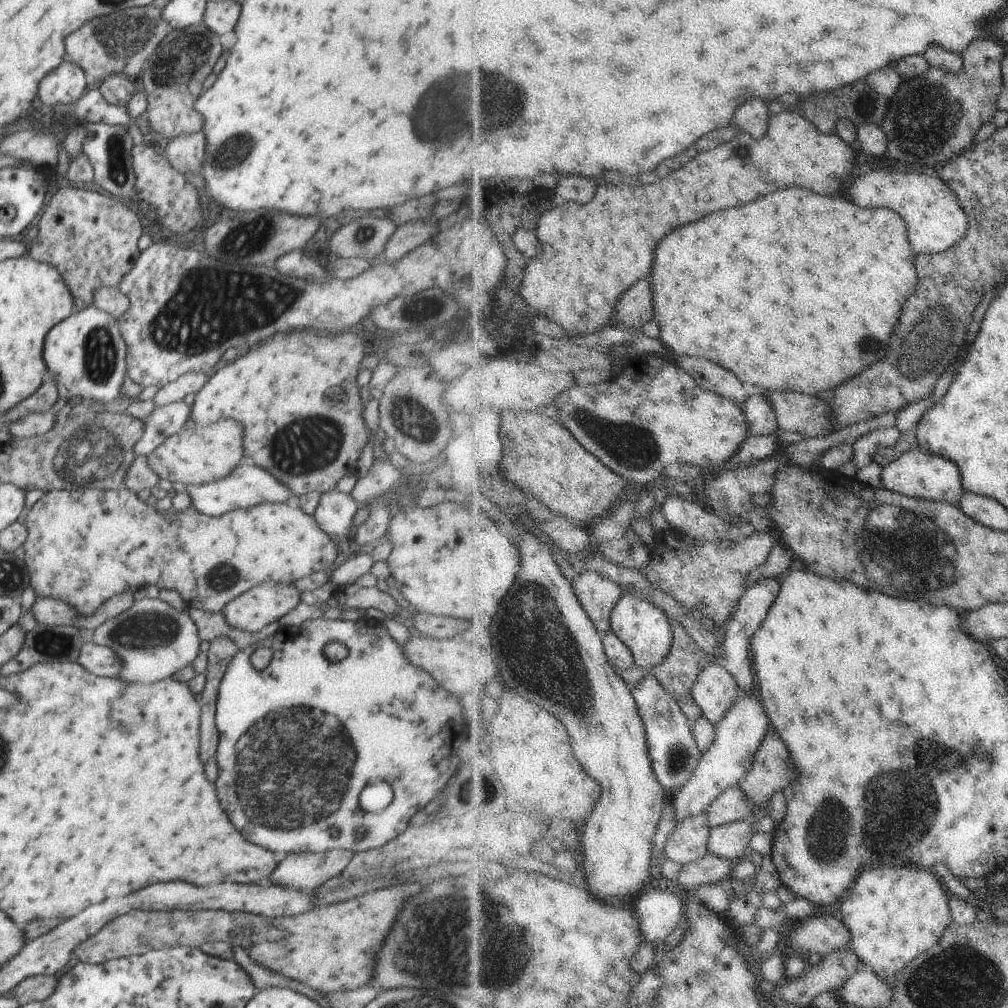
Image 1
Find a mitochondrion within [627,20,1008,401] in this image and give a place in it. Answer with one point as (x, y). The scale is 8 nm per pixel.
(934, 112)

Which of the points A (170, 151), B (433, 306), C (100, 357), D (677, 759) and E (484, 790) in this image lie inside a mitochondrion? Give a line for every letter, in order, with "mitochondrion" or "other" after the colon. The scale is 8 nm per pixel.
A: other
B: other
C: mitochondrion
D: mitochondrion
E: mitochondrion

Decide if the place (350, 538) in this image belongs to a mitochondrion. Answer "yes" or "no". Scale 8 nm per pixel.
no

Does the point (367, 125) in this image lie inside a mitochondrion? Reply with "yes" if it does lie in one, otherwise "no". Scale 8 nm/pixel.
no

